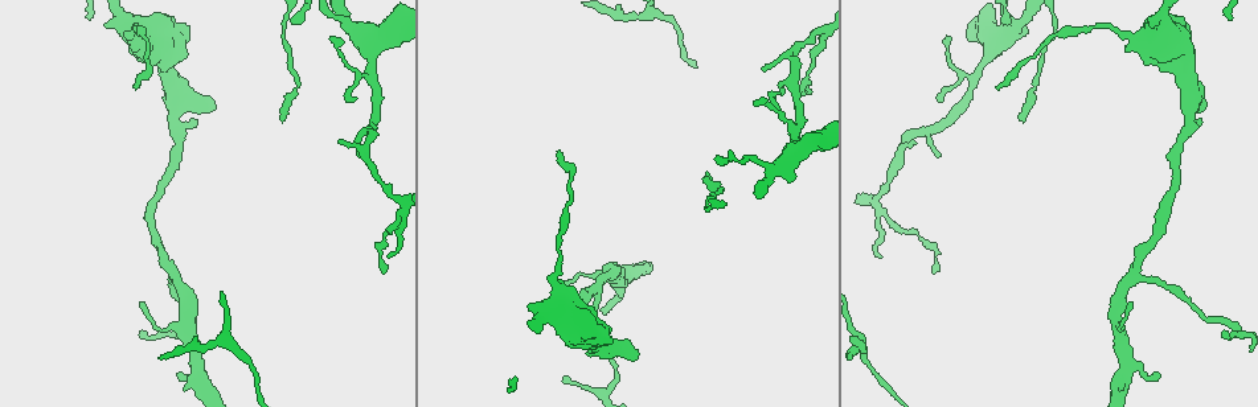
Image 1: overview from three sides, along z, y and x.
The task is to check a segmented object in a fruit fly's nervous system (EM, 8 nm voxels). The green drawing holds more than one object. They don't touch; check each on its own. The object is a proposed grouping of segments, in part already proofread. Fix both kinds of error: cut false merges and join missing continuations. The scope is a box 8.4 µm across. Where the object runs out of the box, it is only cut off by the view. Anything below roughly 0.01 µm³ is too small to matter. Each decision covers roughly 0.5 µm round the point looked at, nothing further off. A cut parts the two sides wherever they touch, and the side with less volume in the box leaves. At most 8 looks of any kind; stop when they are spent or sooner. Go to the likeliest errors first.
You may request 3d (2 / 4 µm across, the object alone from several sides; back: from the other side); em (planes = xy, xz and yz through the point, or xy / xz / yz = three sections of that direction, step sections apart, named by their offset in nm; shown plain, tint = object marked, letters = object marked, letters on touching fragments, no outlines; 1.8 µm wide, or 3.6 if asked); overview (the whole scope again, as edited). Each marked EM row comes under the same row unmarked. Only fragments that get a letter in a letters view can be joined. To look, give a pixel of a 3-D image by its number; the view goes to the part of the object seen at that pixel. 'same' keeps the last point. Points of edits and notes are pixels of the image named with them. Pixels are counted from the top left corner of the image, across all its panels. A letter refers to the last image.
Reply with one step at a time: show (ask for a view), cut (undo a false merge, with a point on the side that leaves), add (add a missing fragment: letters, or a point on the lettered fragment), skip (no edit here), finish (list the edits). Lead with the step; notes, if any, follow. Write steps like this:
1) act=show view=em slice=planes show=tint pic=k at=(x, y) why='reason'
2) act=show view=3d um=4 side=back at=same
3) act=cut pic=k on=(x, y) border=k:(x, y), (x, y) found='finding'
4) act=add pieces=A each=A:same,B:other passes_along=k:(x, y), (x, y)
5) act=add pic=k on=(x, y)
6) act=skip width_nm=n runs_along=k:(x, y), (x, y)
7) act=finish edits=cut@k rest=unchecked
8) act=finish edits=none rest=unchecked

act=show view=em slice=planes show=letters pic=1 at=(335, 15) why='side arm on a straight run'

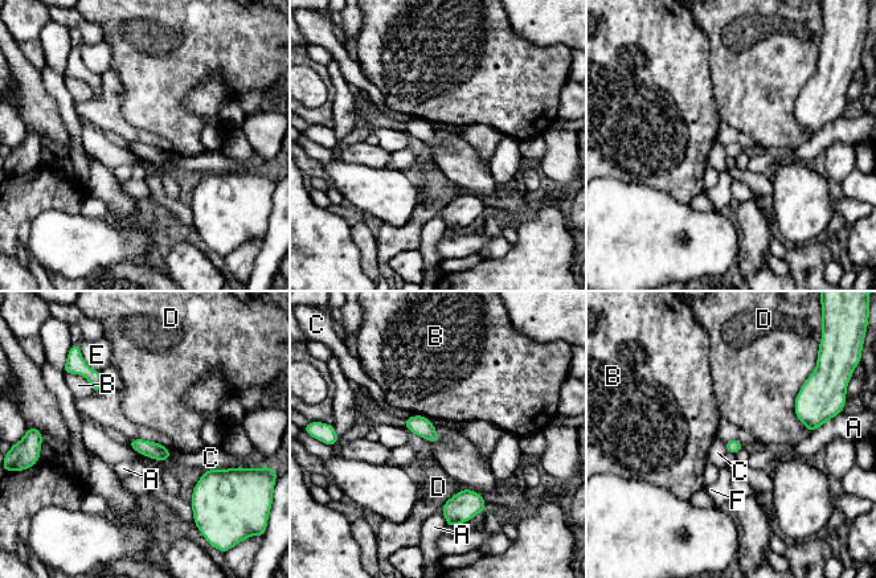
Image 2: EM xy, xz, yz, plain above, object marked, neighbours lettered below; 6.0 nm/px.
act=skip longest_contact=D:340nm each=A:other,B:other,C:other,D:other,E:other,F:other found='continuous, no second neuron'

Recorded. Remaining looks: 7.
act=show view=em slice=planes show=tint pic=1 at=(135, 86) why='end of a long branch'

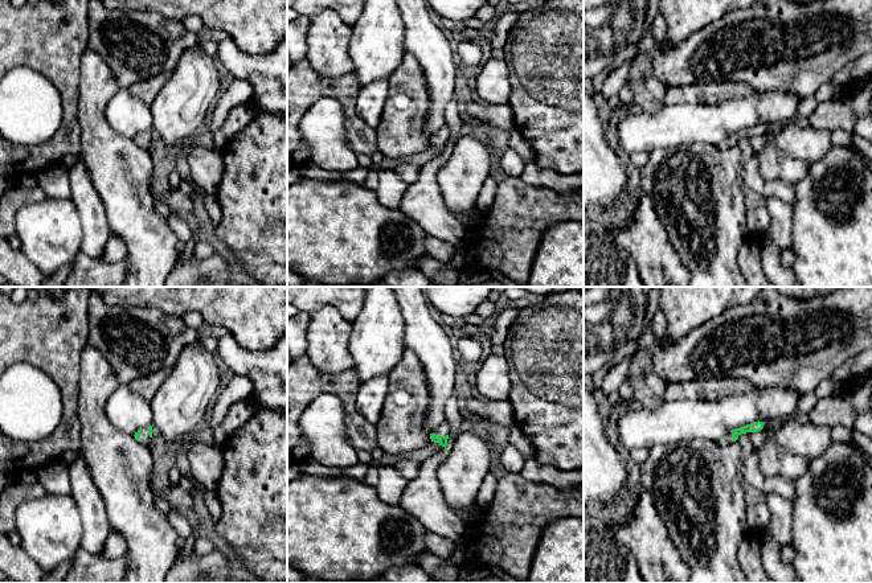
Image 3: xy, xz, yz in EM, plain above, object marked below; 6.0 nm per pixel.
act=show view=em slice=planes show=letters at=same why='see the neighbours'

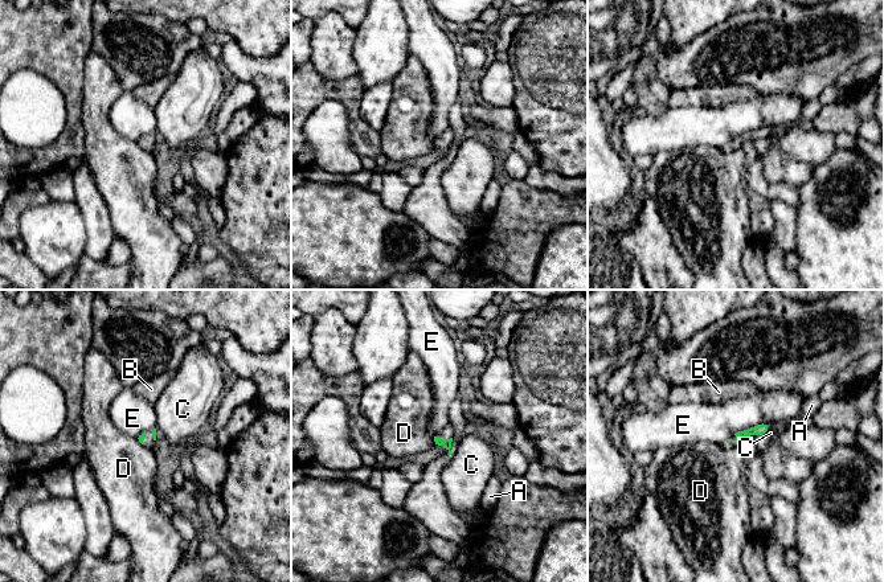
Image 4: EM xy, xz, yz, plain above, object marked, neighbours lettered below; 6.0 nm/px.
act=skip longest_contact=E:240nm each=A:other,B:other,C:other,D:other,E:other border=4:(770, 425), (760, 422), (733, 434) found='none of them fits'

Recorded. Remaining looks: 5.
act=show view=em slice=planes show=letters pic=1 at=(783, 93) why='branch stops here'

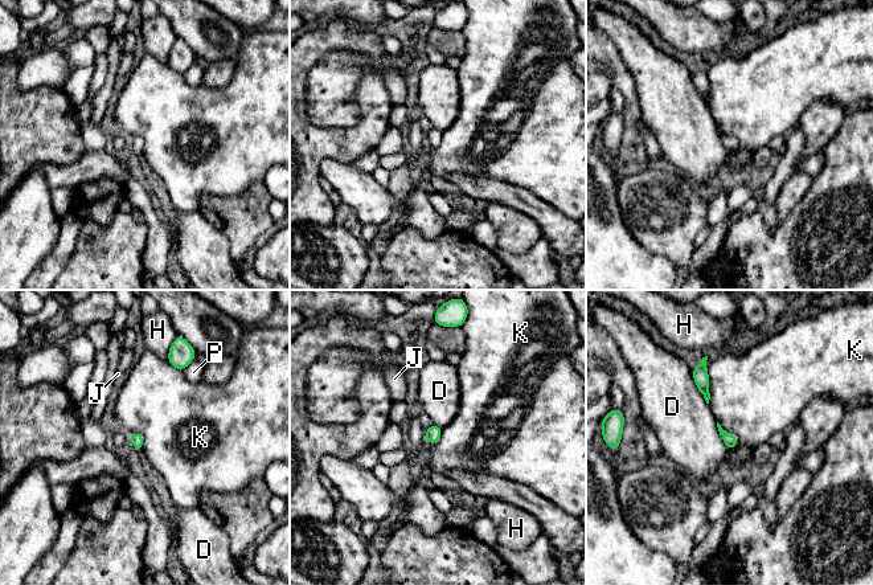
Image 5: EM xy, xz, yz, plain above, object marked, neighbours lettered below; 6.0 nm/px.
act=skip each=D:other,H:other,J:other,K:other,P:other border=5:(706, 356), (708, 404) found='none of them fits'

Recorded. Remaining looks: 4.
act=finish edits=none rest=unchecked

